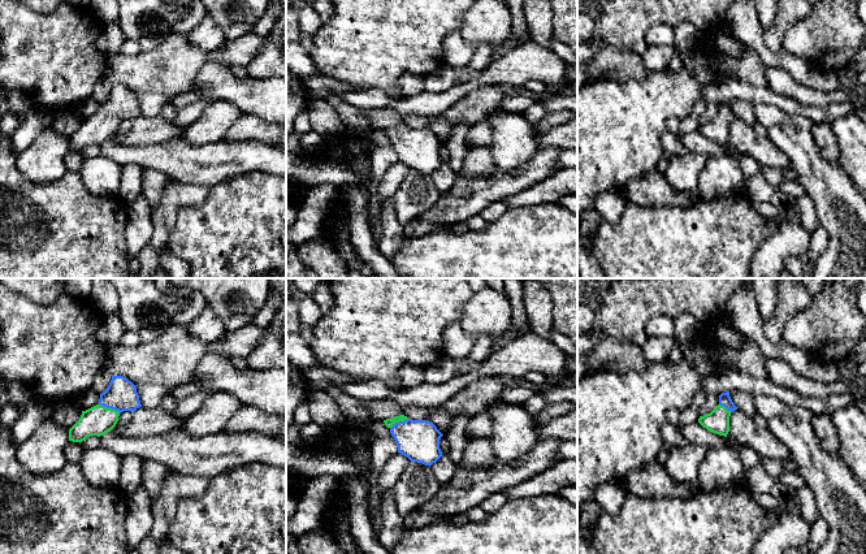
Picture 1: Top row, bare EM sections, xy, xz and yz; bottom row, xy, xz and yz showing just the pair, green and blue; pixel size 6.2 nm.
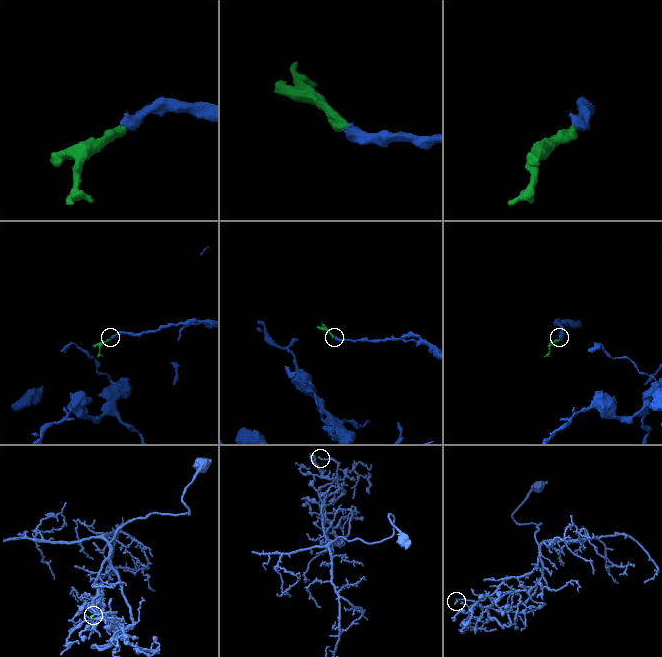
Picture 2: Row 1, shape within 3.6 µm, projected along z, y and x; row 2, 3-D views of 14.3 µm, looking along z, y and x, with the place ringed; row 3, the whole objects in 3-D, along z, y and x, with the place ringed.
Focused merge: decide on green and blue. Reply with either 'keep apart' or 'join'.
join

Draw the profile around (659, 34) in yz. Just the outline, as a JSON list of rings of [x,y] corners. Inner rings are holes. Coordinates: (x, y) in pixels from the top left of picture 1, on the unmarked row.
[[[655,25],[645,35],[648,46],[675,46],[674,27],[667,25]]]

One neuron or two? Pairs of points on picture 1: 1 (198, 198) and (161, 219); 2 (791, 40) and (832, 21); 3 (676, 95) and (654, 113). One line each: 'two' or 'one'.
1: one
2: one
3: one

